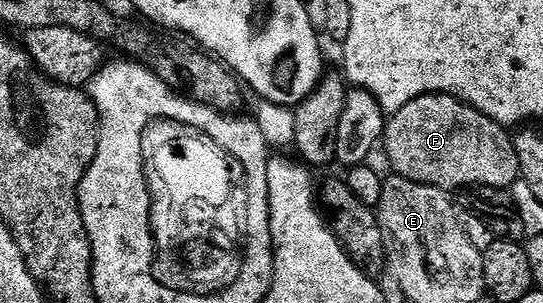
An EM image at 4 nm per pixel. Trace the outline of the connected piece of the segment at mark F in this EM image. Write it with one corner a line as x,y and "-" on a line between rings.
428,92
405,104
397,113
386,119
381,135
381,150
387,153
391,166
400,178
435,186
439,190
454,192
462,186
474,188
488,186
507,190
520,179
518,152
515,151
512,135
504,127
485,116
474,106
460,102
452,94

